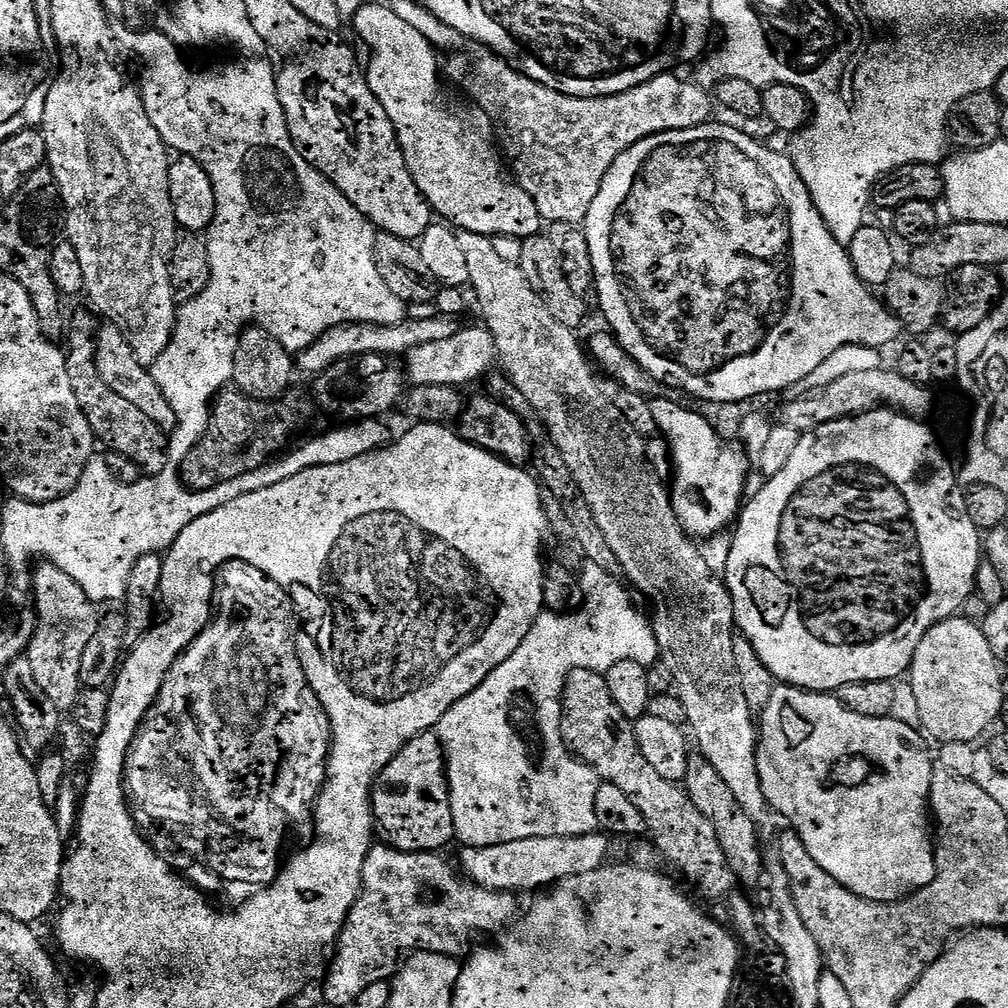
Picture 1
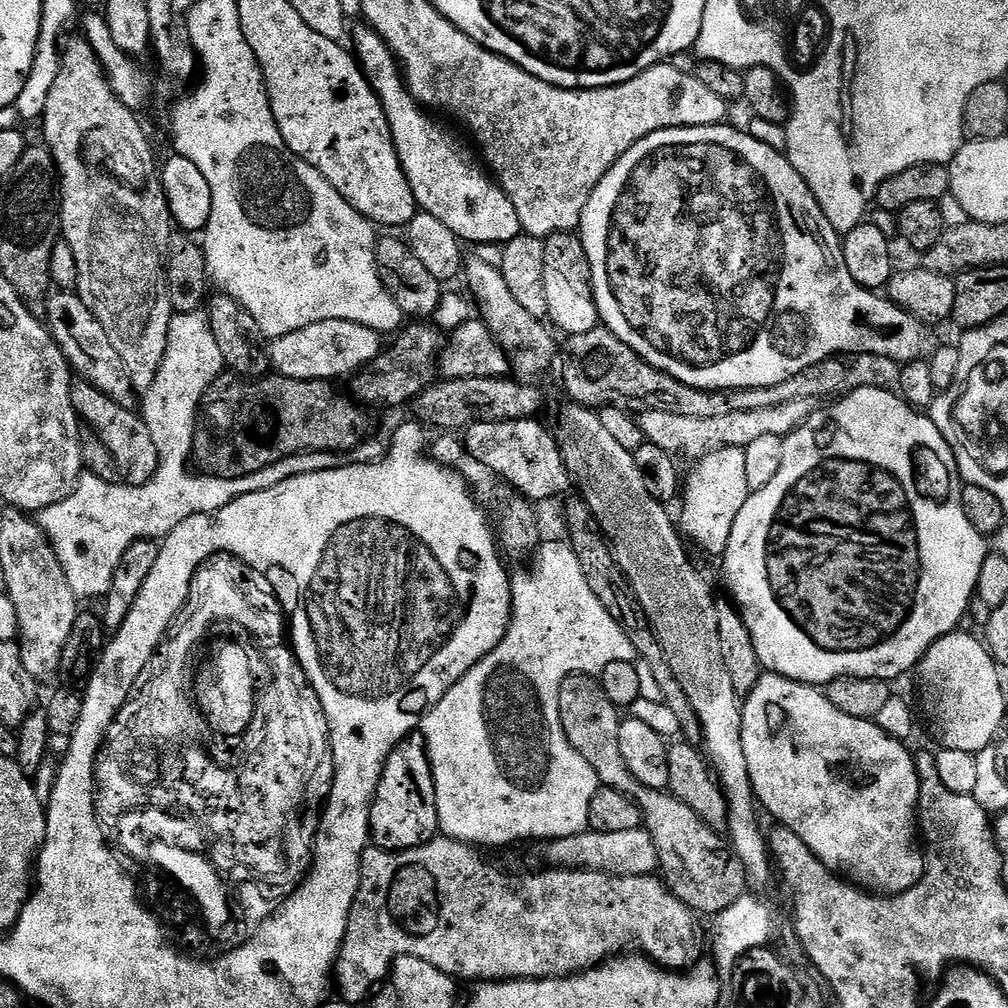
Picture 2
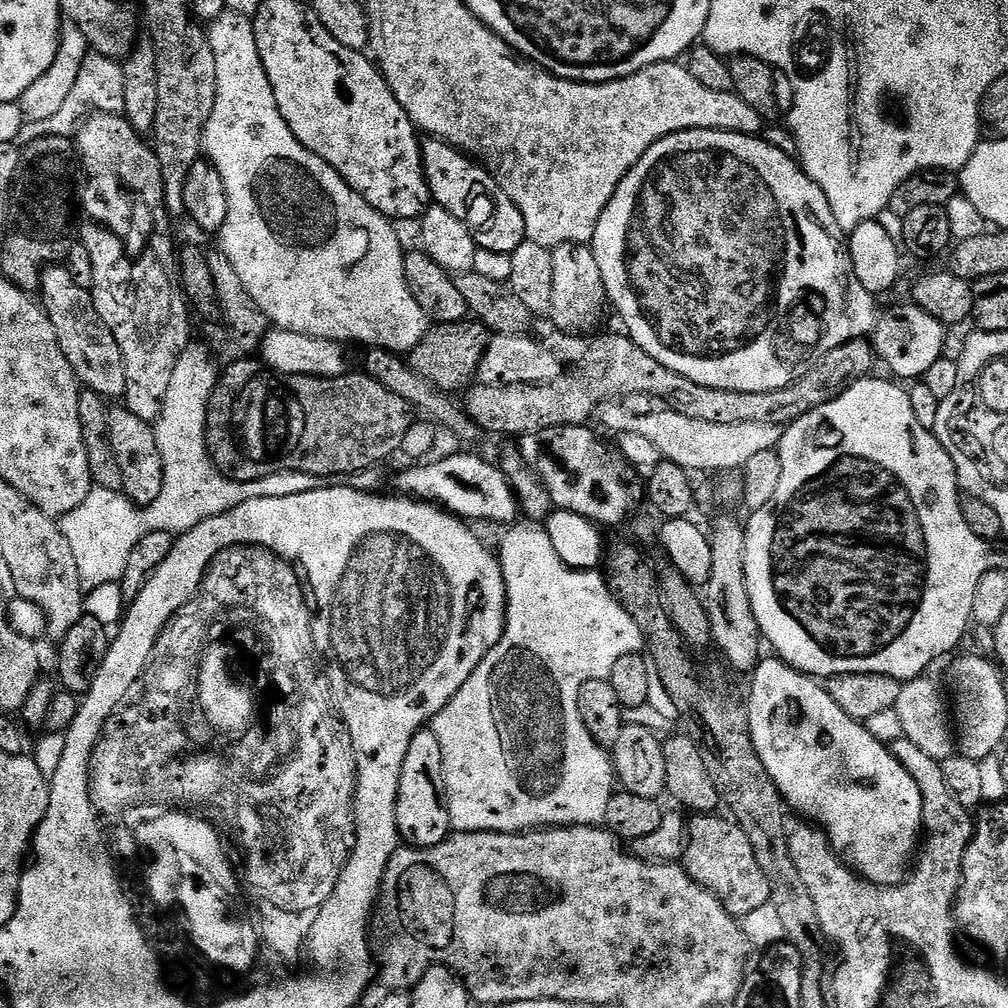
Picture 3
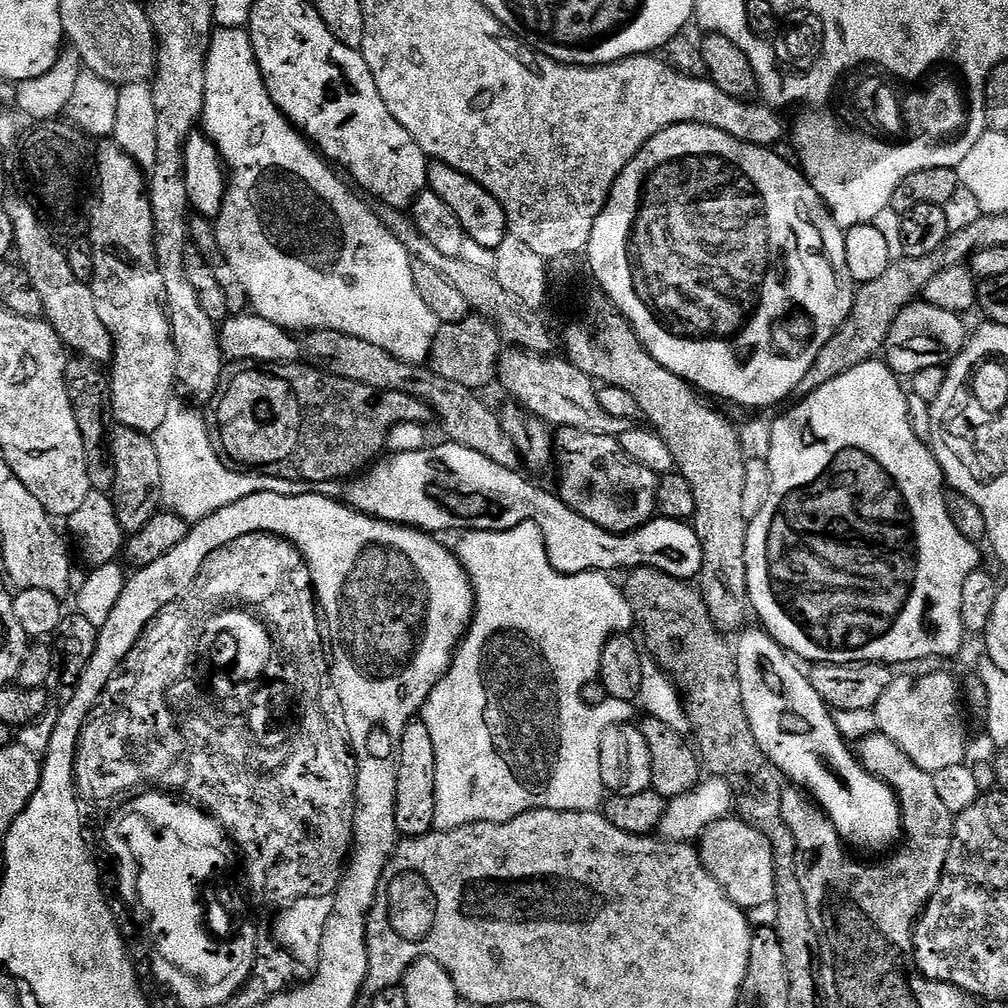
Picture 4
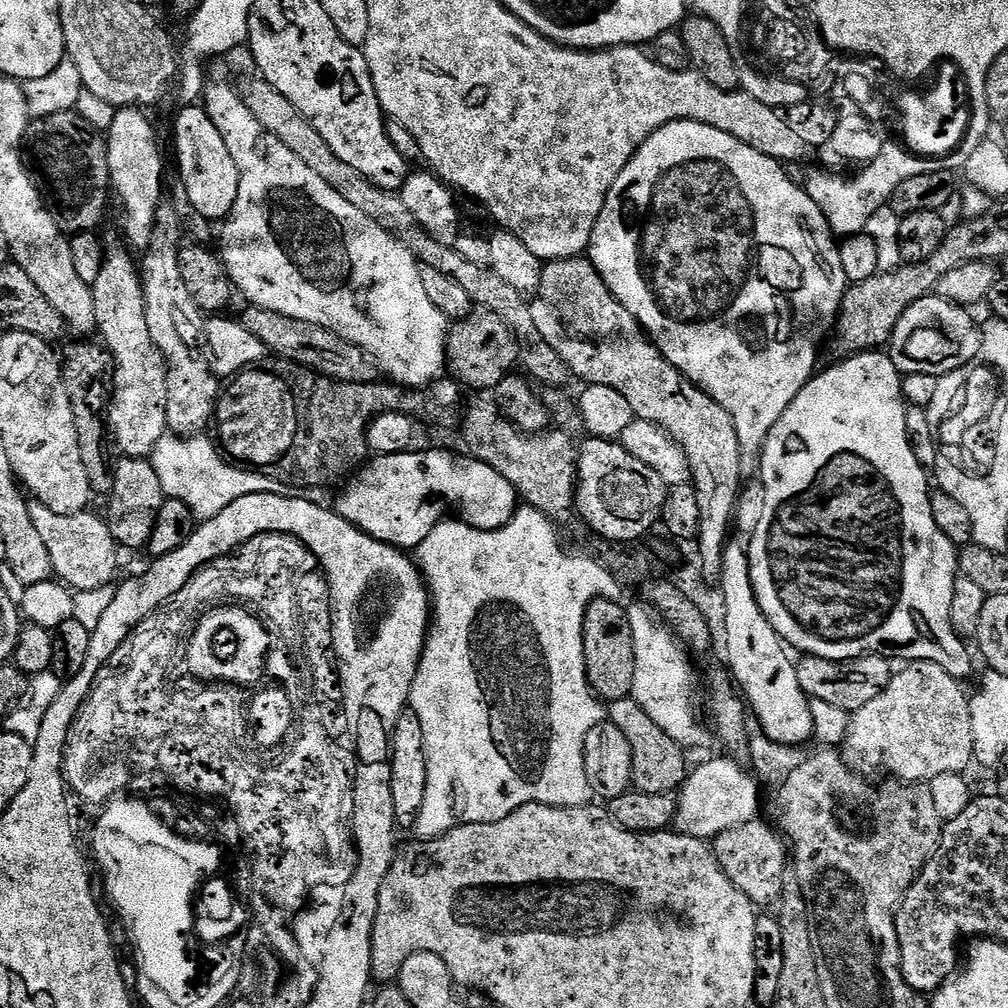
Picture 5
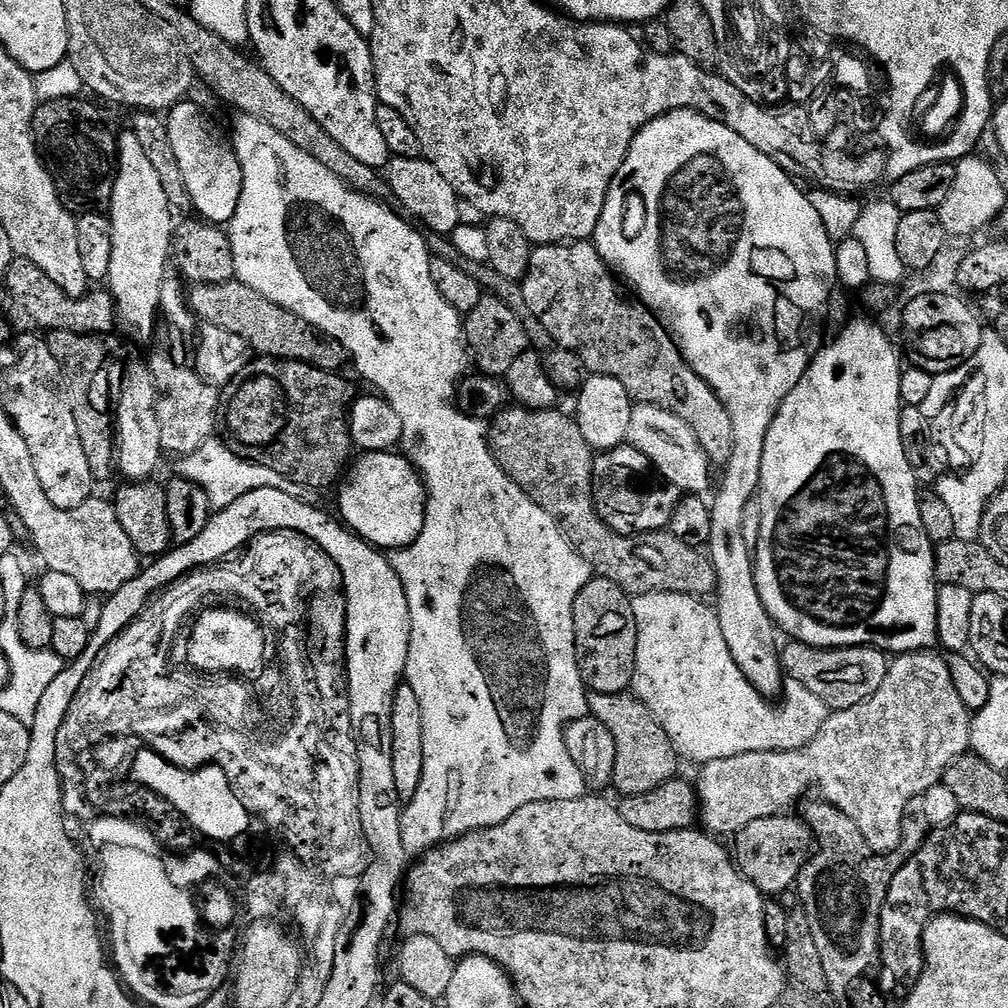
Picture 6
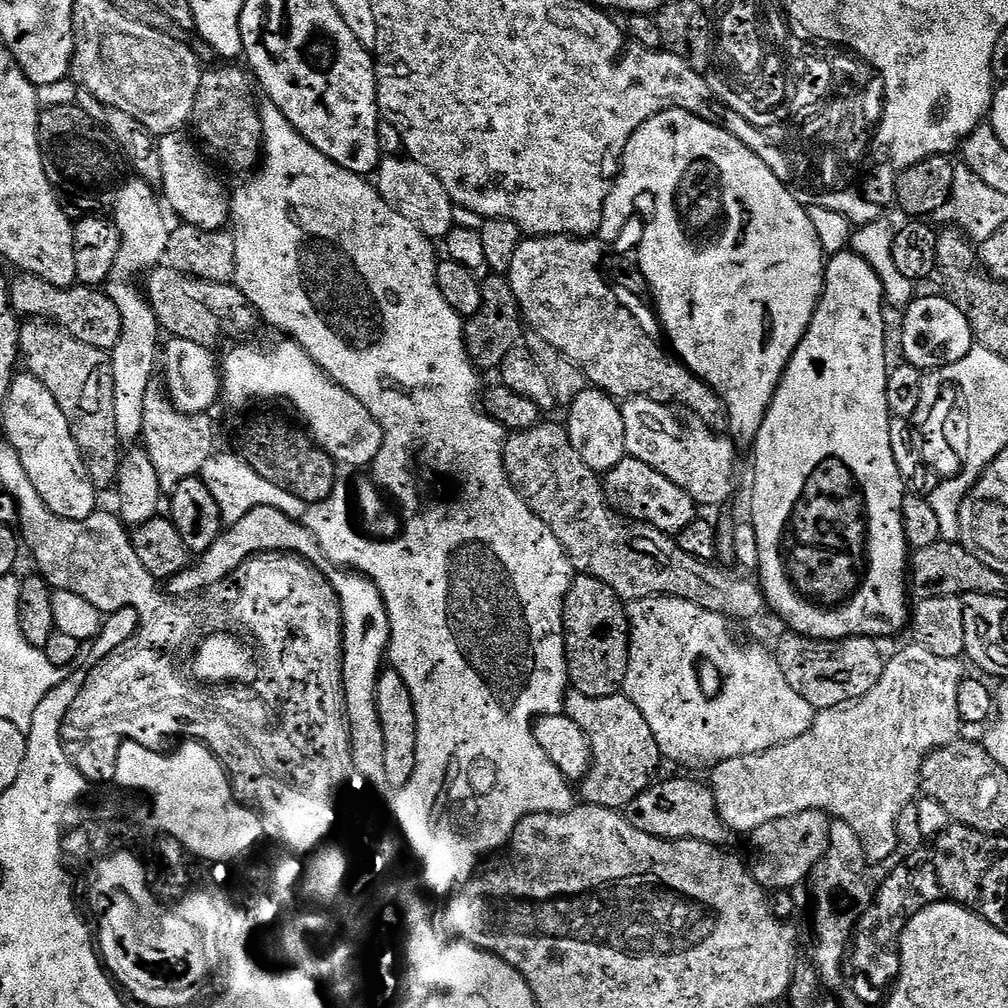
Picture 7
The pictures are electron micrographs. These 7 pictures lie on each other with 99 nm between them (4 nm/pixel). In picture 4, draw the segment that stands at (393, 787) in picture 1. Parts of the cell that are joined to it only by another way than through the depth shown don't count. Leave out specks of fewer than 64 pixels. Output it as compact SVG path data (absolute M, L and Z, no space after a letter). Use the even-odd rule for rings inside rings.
M413 718L406 726L406 730L402 730L396 754L396 831L401 837L427 836L433 831L432 823L436 813L435 769L434 741L430 738L430 730L426 730L426 722L422 718Z

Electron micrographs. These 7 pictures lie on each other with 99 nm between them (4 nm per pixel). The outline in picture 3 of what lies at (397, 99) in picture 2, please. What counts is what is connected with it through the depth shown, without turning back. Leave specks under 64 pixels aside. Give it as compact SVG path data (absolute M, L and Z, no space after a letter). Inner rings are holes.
M428 138L423 141L422 159L424 161L424 180L428 184L431 199L439 207L450 210L450 214L454 214L454 218L458 218L458 222L462 222L467 226L477 248L510 254L526 239L524 219L518 210L518 206L514 206L514 202L510 202L510 198L502 190L500 182L488 173L487 168L481 166L471 156L465 156L457 148L452 148L443 140L435 138Z

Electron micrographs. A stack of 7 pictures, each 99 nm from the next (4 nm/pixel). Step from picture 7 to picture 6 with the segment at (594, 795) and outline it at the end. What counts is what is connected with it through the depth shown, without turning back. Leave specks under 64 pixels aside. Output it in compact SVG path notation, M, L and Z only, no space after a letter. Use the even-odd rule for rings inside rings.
M628 692L618 694L592 694L588 698L589 713L614 738L614 774L611 787L620 791L621 797L646 794L646 790L658 790L667 780L677 775L678 757L666 730L658 726L654 714L635 695Z

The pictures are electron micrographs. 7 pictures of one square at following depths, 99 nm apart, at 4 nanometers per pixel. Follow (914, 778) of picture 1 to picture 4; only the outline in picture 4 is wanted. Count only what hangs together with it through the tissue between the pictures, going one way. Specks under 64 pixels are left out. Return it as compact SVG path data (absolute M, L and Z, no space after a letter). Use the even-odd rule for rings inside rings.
M759 627L751 628L739 633L740 641L735 641L734 651L738 678L742 686L742 702L746 706L746 718L750 718L750 730L754 730L754 738L758 738L762 754L766 754L768 761L782 774L785 781L807 792L820 805L820 809L836 827L845 845L852 847L853 844L864 852L887 853L902 836L900 801L892 787L877 776L870 775L860 763L857 753L848 749L851 748L849 741L840 735L835 715L828 705L822 702L822 698L818 698L818 690L810 686L802 668L800 672L801 665L785 652L783 646L773 640L767 631Z

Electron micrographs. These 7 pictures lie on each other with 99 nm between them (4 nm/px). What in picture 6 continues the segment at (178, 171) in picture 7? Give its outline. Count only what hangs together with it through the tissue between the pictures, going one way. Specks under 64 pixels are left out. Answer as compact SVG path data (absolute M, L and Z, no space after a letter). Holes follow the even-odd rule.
M181 102L167 113L168 144L180 171L180 180L200 215L197 217L210 224L227 226L238 210L238 198L242 194L242 166L225 137L223 140L216 133L207 114L198 105L188 103Z

